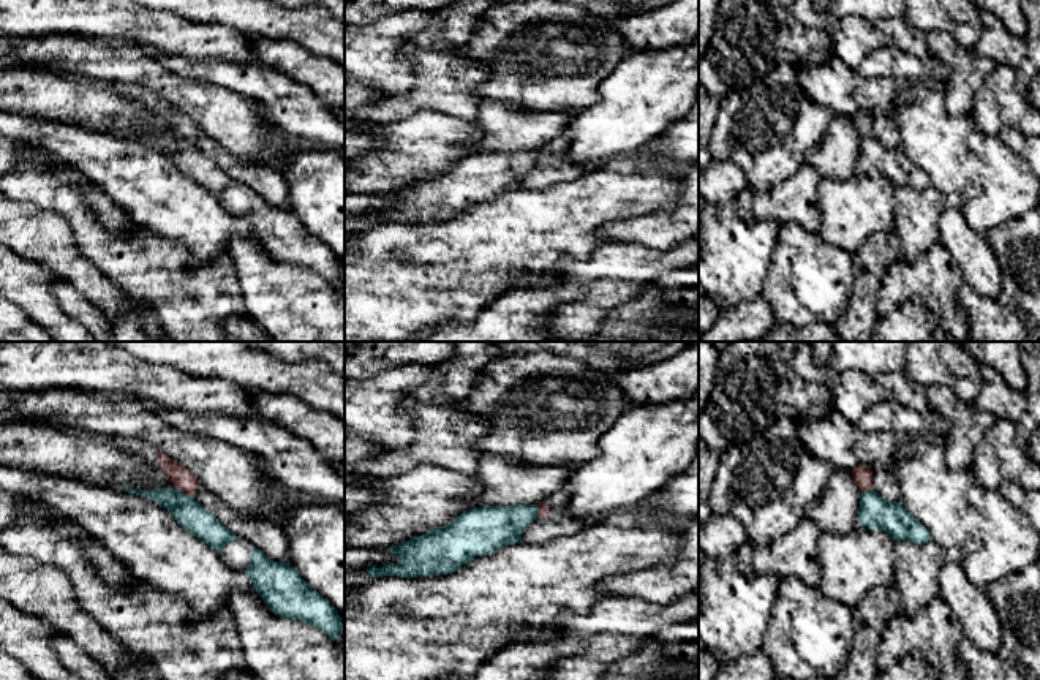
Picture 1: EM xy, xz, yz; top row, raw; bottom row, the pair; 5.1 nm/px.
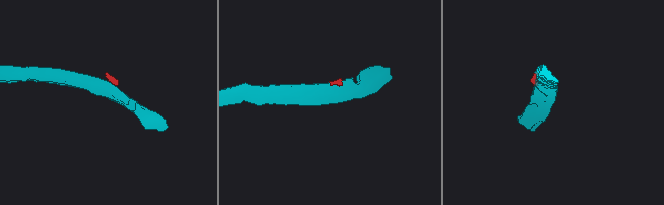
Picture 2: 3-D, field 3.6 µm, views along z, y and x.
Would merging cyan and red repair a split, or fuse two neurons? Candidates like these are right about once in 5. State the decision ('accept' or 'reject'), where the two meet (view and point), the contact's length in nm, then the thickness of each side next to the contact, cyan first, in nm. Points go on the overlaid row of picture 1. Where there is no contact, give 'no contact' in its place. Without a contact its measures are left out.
reject | xy (182, 492) | 110 nm | 150/100 nm

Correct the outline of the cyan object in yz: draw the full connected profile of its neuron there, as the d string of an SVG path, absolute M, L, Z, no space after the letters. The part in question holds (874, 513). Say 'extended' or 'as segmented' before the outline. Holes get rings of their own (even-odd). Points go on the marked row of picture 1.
as segmented; M874 490L861 492L858 525L885 531L895 541L925 544L931 541L926 528L899 503L880 498Z

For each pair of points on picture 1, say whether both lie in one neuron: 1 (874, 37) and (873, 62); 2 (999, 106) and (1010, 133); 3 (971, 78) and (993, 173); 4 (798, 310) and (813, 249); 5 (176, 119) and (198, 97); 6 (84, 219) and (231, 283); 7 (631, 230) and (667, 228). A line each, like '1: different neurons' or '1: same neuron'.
1: different neurons
2: different neurons
3: different neurons
4: same neuron
5: different neurons
6: same neuron
7: same neuron

